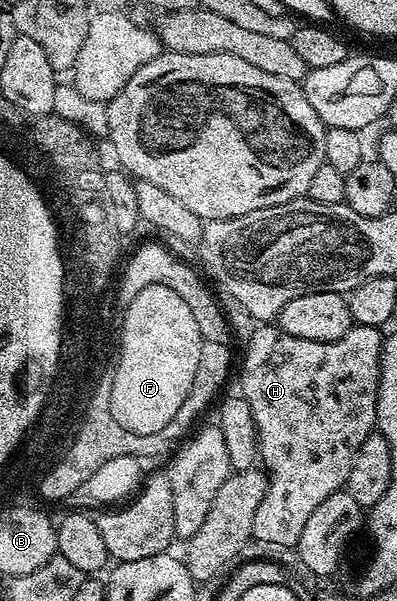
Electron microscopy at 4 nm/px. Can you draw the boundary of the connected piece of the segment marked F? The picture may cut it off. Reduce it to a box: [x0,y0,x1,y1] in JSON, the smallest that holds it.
[109,285,202,438]

